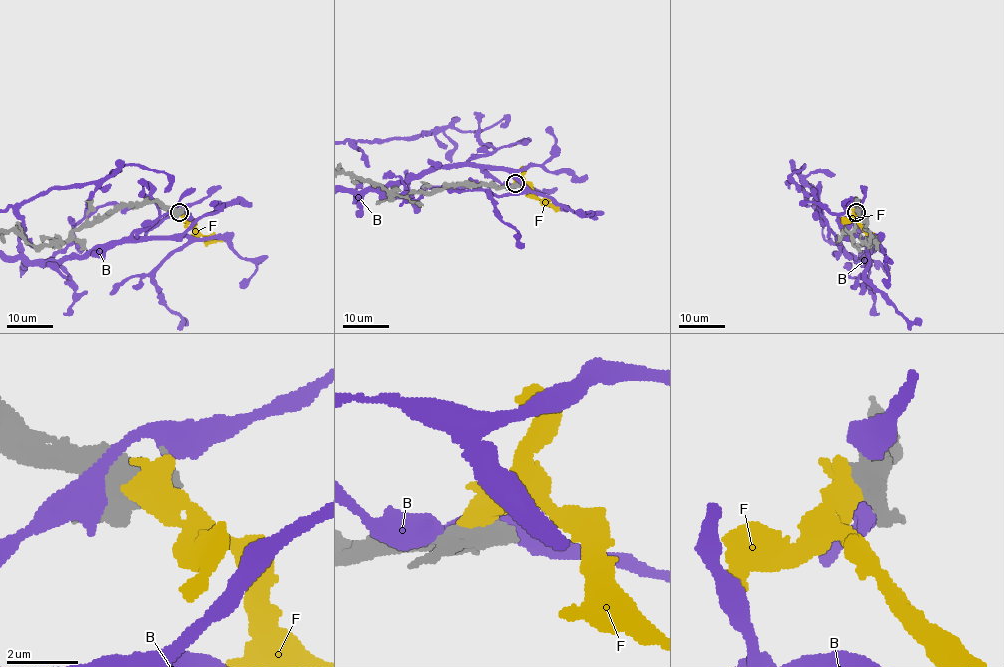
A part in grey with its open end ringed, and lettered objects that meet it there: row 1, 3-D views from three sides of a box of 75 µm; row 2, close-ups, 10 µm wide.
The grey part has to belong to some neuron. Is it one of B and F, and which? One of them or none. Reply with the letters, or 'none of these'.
F

